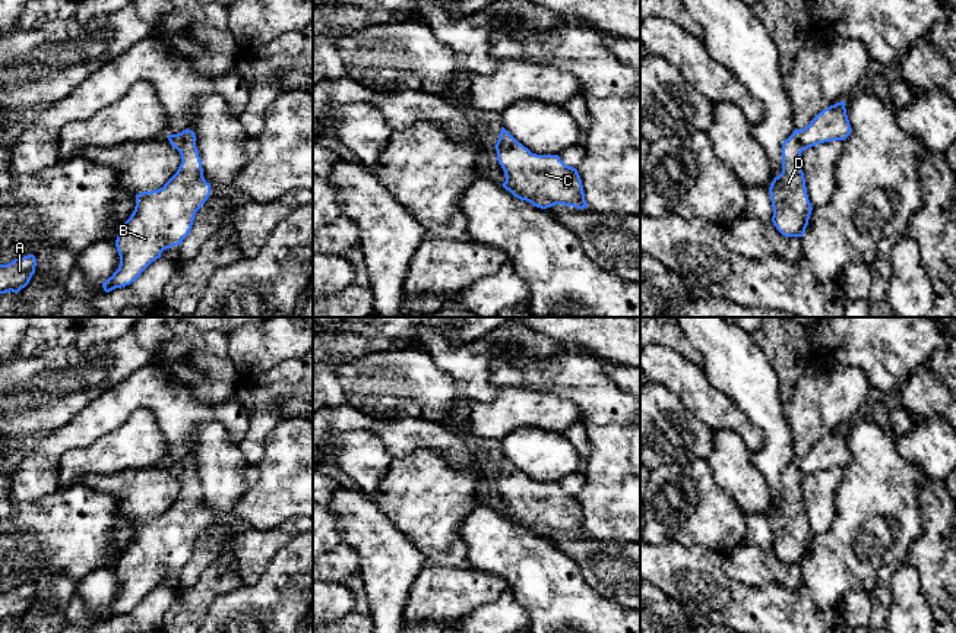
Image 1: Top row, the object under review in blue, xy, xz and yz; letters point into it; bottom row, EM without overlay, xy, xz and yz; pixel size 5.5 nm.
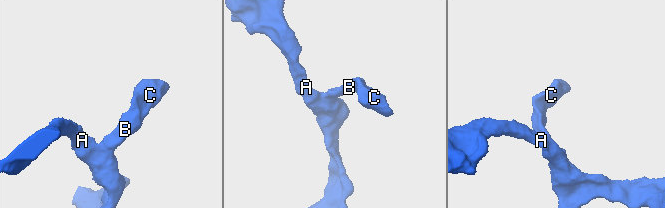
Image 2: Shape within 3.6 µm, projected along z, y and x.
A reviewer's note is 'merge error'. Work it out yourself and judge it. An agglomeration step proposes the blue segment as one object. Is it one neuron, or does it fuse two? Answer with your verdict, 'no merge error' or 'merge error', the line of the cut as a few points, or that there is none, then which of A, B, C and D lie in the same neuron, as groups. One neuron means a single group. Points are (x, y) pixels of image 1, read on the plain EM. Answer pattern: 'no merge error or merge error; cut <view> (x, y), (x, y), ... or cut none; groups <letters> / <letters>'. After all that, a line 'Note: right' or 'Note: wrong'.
no merge error; cut none; groups A B C D
Note: wrong

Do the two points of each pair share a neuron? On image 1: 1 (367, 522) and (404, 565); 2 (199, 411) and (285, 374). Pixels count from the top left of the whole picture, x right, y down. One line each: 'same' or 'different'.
1: same
2: different

